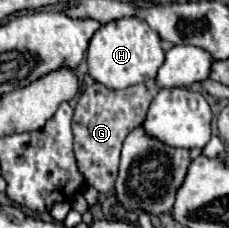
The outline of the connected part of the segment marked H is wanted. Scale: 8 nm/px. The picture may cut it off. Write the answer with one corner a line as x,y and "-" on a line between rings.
122,17
118,21
102,25
92,35
88,43
86,61
88,61
88,75
94,81
110,89
126,89
146,79
154,79
156,71
164,63
164,51
158,33
152,31
146,21
136,17

